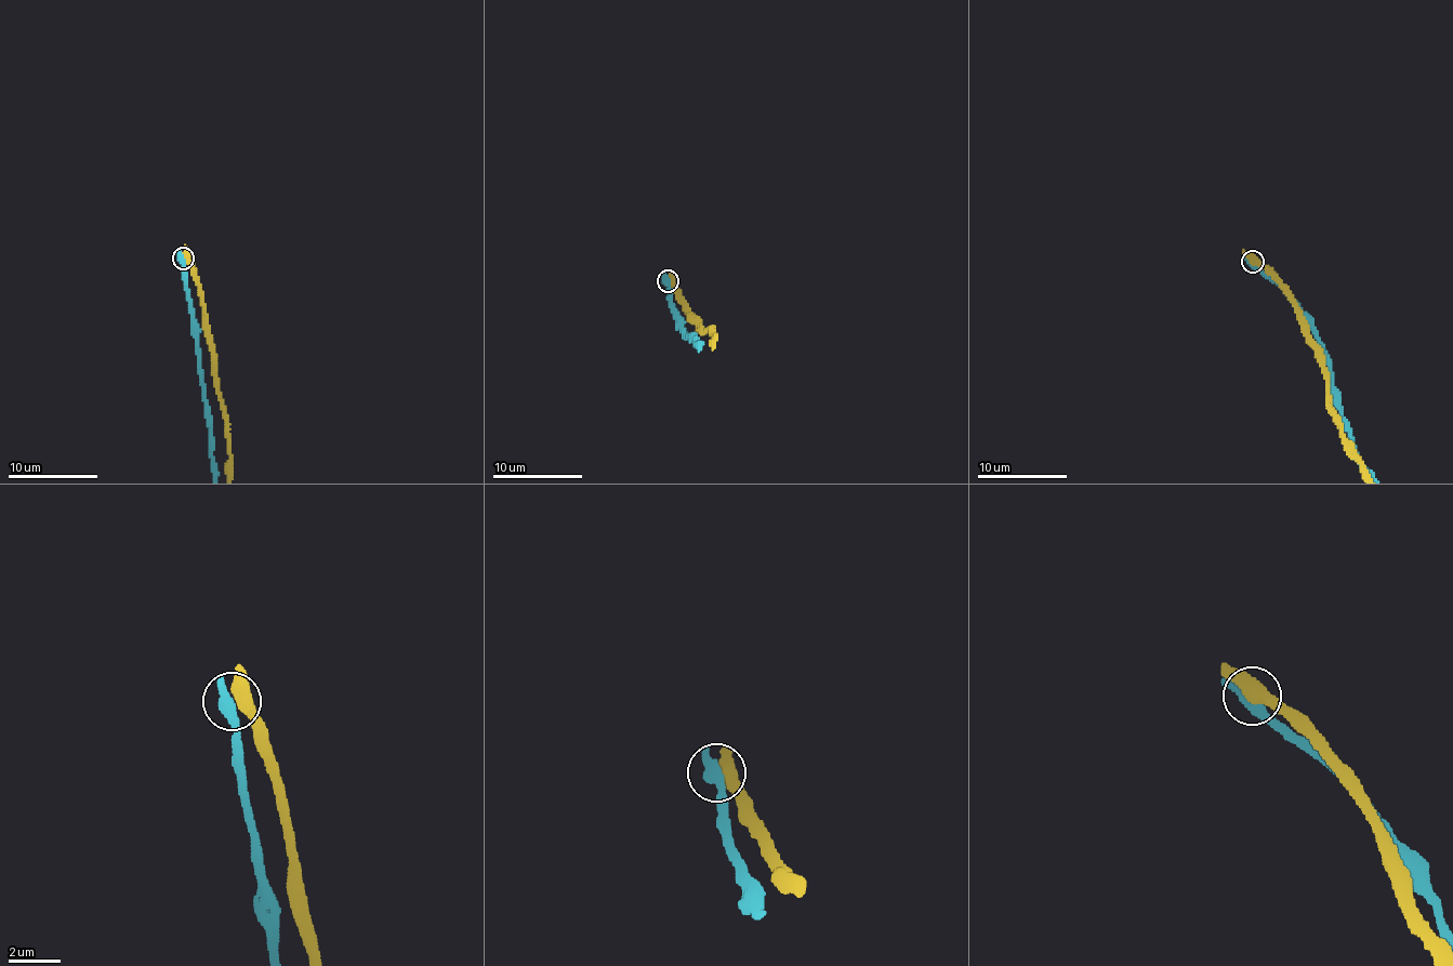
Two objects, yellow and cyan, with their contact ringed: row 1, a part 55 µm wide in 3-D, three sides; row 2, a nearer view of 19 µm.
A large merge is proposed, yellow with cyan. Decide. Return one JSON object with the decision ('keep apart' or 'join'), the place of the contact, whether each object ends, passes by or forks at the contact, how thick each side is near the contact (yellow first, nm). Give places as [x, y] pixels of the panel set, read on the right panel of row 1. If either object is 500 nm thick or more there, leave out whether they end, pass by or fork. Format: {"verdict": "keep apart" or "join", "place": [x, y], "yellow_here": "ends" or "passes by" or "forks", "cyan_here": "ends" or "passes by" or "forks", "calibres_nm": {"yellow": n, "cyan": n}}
{"verdict": "keep apart", "place": [1253, 261], "calibres_nm": {"yellow": 500, "cyan": 440}}

